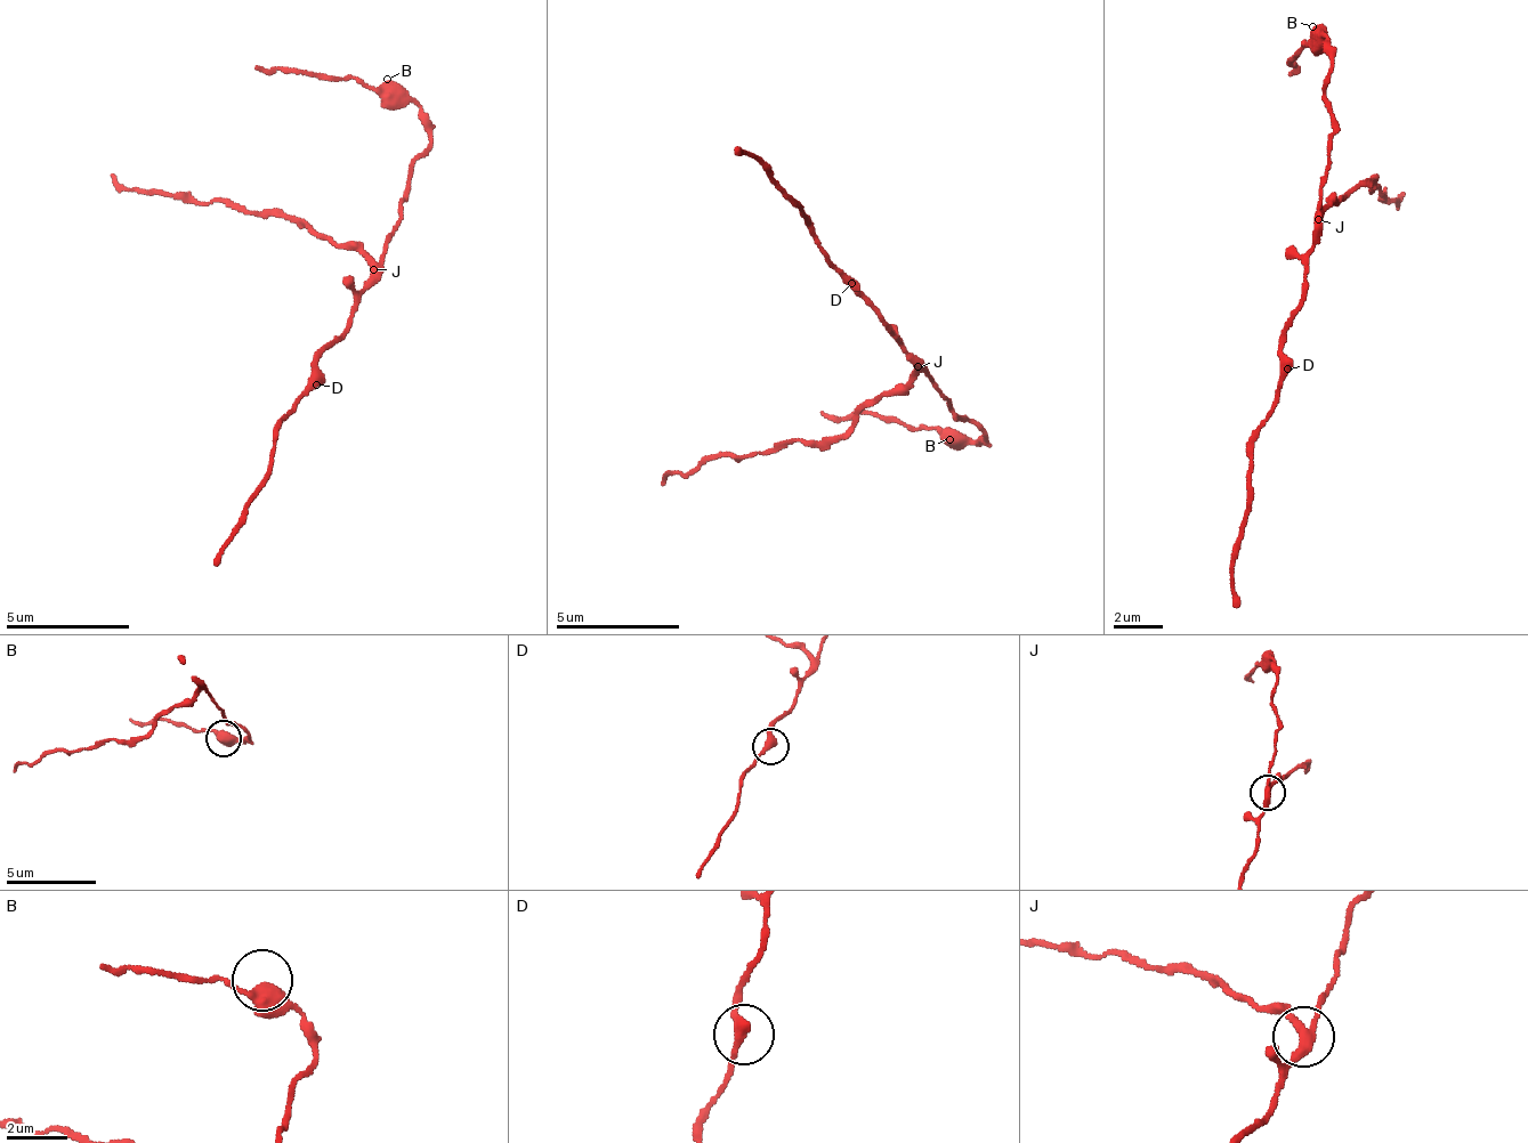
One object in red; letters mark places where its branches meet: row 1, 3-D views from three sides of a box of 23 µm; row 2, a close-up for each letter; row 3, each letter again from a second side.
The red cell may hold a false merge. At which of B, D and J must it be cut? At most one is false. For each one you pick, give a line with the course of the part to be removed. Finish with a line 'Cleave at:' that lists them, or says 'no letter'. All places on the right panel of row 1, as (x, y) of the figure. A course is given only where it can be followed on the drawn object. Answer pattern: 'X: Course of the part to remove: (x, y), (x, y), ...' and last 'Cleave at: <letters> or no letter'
J: Course of the part to remove: (1319, 220), (1337, 195), (1364, 180), (1383, 202), (1406, 195)
Cleave at: J

